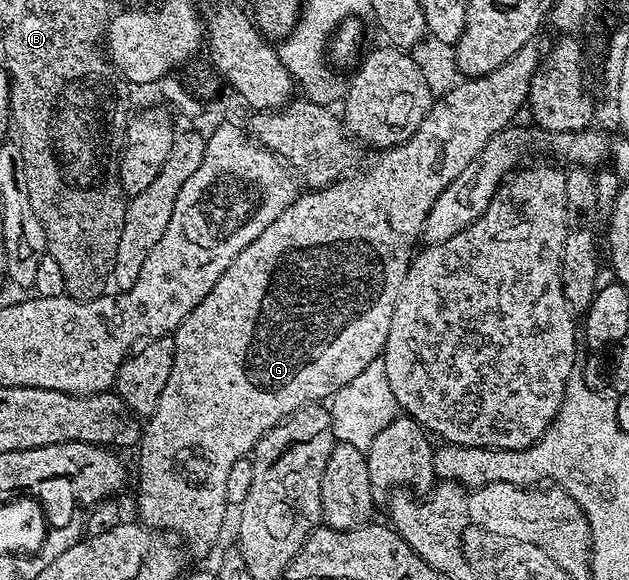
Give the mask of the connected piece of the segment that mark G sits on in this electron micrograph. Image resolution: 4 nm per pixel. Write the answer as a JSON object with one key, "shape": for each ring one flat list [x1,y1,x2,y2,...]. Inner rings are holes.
{"shape":[[539,39,526,42,526,46,522,46,522,50,518,50,518,54,514,54,505,64,498,66,498,70,485,76,461,79,444,96,433,99,432,109,426,114,416,133,406,142,383,149,377,155,380,157,365,172,357,171,324,188,305,191,305,196,304,193,297,195,296,201,282,210,282,214,278,214,278,218,274,218,274,222,270,222,270,226,266,226,266,230,262,230,262,234,258,234,258,238,254,238,254,242,250,242,250,246,246,246,246,250,242,250,242,254,238,254,234,262,230,262,226,274,222,274,222,278,214,282,214,290,210,290,210,294,206,294,206,298,202,298,202,302,198,302,198,306,194,306,189,316,176,327,174,370,170,370,170,379,162,390,162,398,158,398,158,406,143,425,138,445,140,493,136,496,136,504,140,507,139,519,147,527,173,537,181,536,194,555,206,555,215,546,216,539,224,528,224,519,230,511,226,498,226,478,234,462,245,459,256,447,262,434,269,432,274,425,282,423,286,417,307,404,327,401,338,389,346,386,346,382,358,378,358,374,362,374,362,370,366,370,370,362,383,357,386,338,390,334,390,318,394,318,394,302,398,302,398,290,402,290,408,265,424,235,426,214,430,214,430,206,438,202,438,194,442,194,442,190,446,190,446,186,450,186,450,182,454,182,454,178,458,178,458,174,462,174,462,170,466,170,466,166,474,162,474,158,480,153,482,146,490,142,492,135,509,127,515,121,512,119,515,118,516,111,527,105,530,82,546,55,545,49,540,49,540,43]]}

